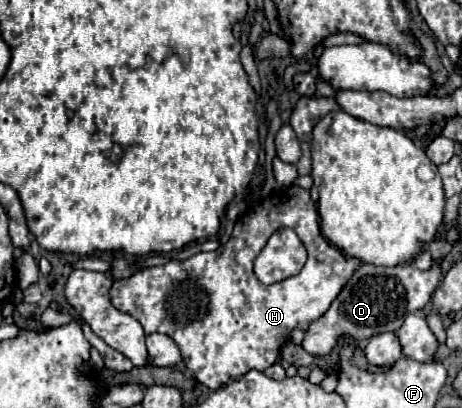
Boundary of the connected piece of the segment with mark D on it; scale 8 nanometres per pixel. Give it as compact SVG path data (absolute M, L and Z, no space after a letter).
M445 256L435 260L433 266L425 272L415 268L413 264L397 264L393 268L363 264L353 274L353 278L345 284L345 288L335 298L331 308L309 326L301 346L313 356L325 356L337 344L339 336L363 340L381 332L399 330L407 314L417 312L429 304L433 290L439 286L443 278L443 270L441 270L443 260Z

